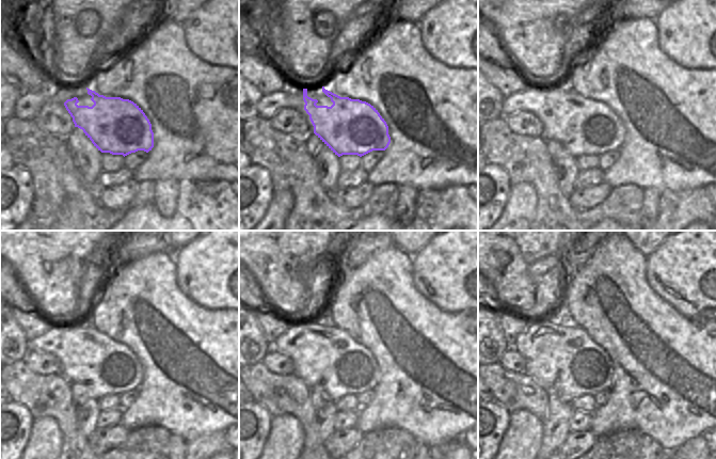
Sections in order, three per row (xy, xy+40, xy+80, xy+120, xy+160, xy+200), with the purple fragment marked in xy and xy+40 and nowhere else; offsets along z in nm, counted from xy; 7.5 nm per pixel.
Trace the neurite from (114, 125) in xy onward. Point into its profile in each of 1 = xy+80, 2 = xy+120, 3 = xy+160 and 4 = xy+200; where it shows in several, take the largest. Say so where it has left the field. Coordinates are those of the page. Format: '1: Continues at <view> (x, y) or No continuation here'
1: Continues at xy+80 (587, 127)
2: Continues at xy+120 (107, 367)
3: Continues at xy+160 (347, 367)
4: Continues at xy+200 (585, 367)

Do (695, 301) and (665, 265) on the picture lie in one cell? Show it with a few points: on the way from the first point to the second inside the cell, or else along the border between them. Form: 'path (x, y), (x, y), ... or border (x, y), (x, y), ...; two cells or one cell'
path (690, 293), (673, 273); one cell

